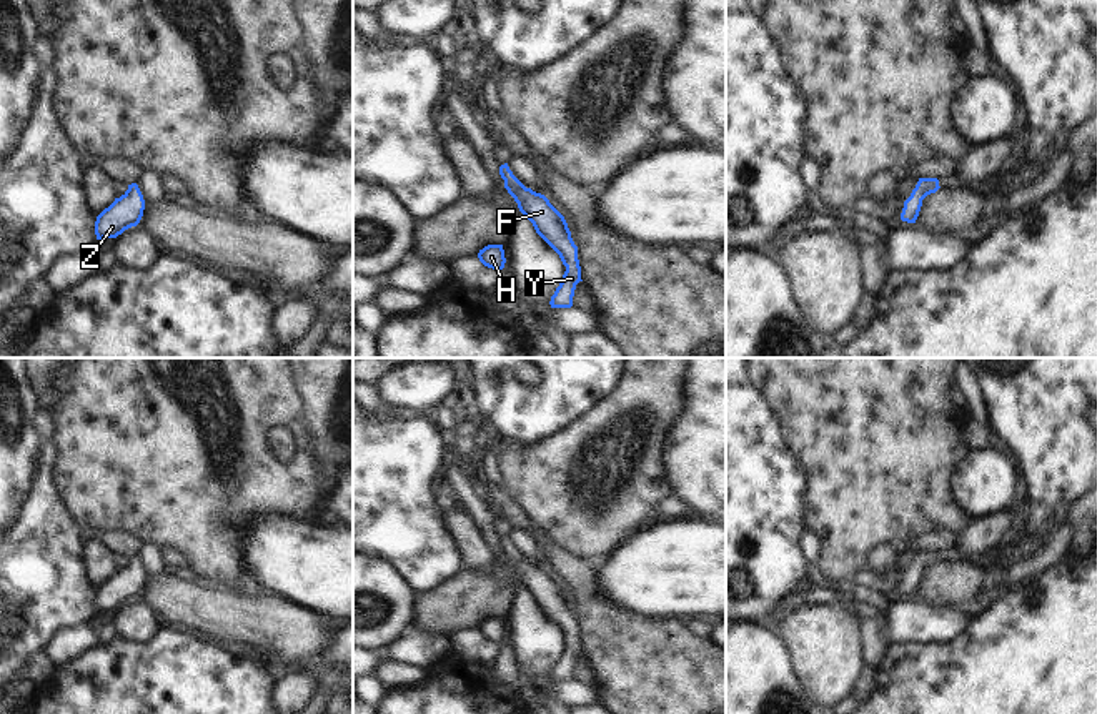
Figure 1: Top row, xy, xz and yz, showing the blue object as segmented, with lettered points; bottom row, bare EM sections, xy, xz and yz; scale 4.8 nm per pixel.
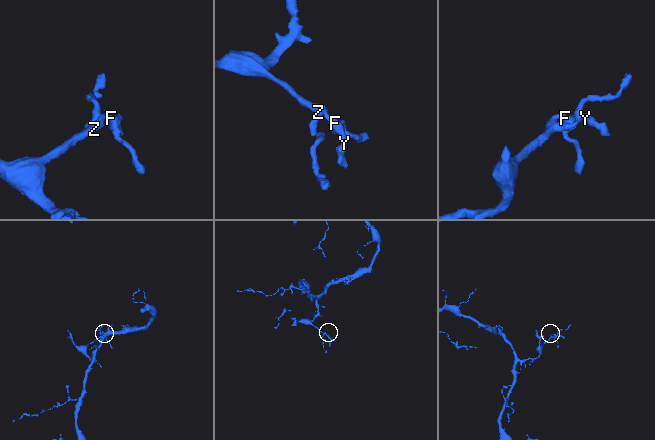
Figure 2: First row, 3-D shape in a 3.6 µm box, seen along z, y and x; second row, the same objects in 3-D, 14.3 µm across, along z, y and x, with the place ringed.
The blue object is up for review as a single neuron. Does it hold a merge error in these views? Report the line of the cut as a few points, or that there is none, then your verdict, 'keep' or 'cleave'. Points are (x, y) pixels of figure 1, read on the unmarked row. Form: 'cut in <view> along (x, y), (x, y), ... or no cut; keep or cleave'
no cut; keep

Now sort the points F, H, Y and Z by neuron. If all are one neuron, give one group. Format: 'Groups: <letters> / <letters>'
Groups: F H Y Z

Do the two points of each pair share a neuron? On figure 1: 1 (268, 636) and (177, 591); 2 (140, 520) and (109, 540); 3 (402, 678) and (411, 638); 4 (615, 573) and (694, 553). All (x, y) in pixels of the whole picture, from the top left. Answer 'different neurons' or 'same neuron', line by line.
1: same neuron
2: different neurons
3: different neurons
4: same neuron

